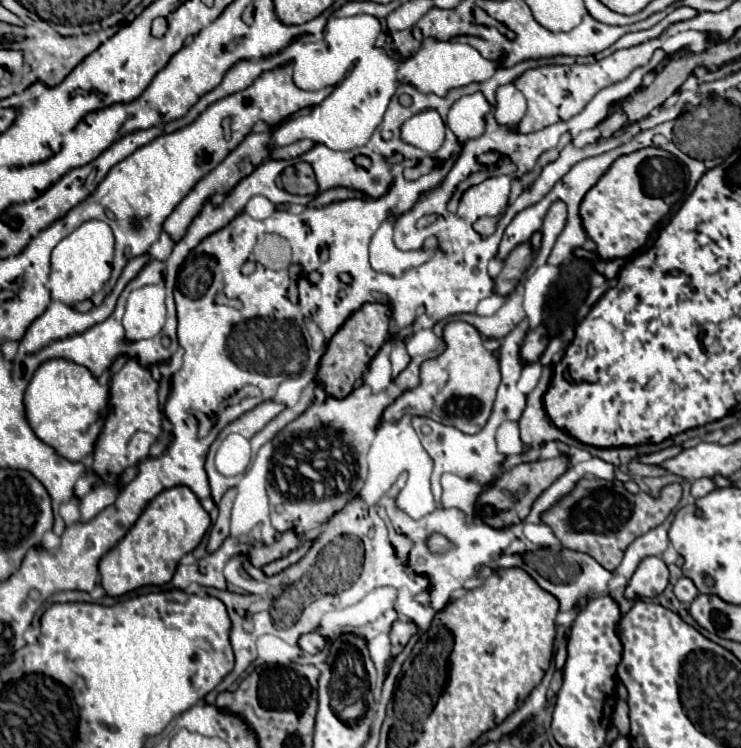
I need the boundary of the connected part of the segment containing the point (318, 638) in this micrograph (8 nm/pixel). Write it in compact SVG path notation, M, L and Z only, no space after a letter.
M308 633L308 635L300 637L300 647L302 647L302 651L314 655L326 647L326 639L318 633Z

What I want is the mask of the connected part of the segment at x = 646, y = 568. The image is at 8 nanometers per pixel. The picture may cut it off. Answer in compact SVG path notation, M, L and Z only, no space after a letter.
M646 557L640 561L638 569L630 577L630 583L626 587L626 597L658 597L670 579L668 565L660 557Z

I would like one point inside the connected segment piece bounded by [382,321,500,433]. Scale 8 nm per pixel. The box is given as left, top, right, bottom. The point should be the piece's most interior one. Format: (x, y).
(457, 388)

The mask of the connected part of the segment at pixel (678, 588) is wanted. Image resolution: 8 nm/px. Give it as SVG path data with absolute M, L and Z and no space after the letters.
M686 577L674 584L673 592L682 603L690 603L690 601L698 595L698 589L696 589L694 583L692 583L690 579L686 579Z

